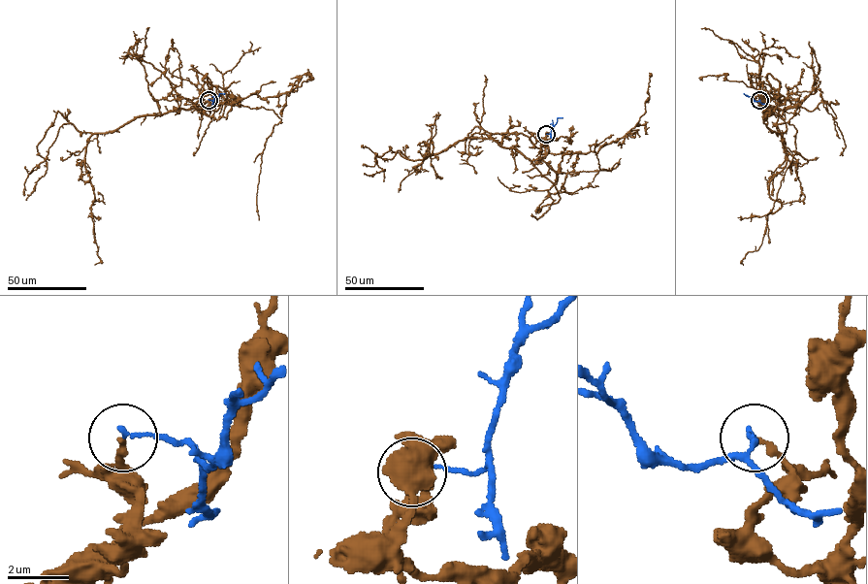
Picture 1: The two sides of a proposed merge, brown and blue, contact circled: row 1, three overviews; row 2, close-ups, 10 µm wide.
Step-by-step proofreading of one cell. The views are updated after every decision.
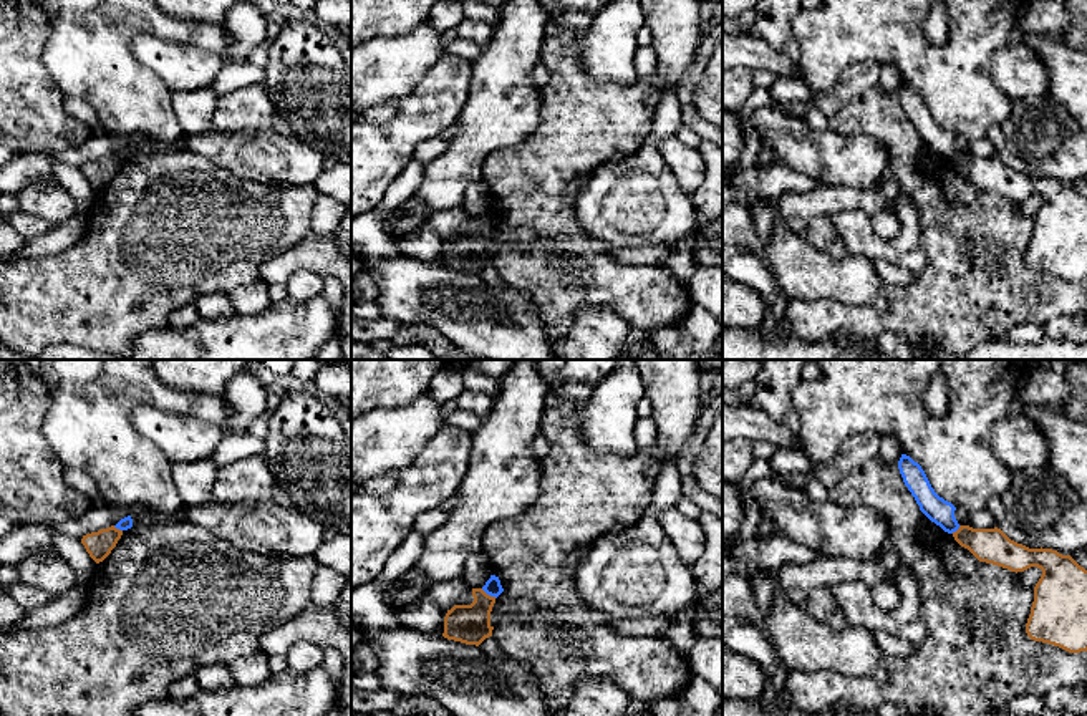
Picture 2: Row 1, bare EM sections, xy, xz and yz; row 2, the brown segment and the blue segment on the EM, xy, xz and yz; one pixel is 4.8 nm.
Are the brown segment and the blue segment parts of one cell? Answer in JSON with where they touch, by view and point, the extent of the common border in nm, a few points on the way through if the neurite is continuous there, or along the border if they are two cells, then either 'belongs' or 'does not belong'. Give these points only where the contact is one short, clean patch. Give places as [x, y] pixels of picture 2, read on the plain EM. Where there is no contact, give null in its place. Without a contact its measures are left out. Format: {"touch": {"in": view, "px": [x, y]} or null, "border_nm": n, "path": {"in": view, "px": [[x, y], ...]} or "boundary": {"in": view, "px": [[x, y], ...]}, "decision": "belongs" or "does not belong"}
{"touch": {"in": "xz", "px": [489, 224]}, "border_nm": 90, "boundary": {"in": "xz", "px": [[481, 217], [496, 226]]}, "decision": "does not belong"}

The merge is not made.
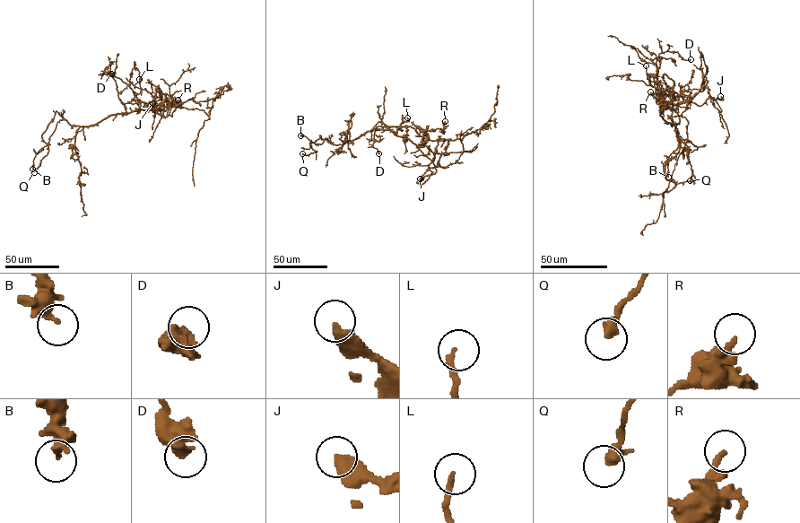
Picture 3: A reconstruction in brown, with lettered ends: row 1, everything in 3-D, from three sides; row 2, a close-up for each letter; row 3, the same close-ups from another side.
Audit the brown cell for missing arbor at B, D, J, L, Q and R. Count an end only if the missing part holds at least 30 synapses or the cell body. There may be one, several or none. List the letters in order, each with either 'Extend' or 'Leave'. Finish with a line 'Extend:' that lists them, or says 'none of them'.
B: Leave
D: Leave
J: Extend
L: Leave
Q: Leave
R: Leave
Extend: J

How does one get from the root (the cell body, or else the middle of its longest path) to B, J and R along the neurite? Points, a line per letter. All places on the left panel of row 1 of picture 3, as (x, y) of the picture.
B: (129, 112), (110, 115), (89, 126), (71, 126), (65, 119), (60, 119), (48, 143), (35, 155), (32, 169)
J: (129, 112), (150, 108), (165, 111), (169, 105), (152, 103)
R: (129, 112), (147, 109), (154, 103), (155, 112), (167, 117), (172, 115), (178, 100)

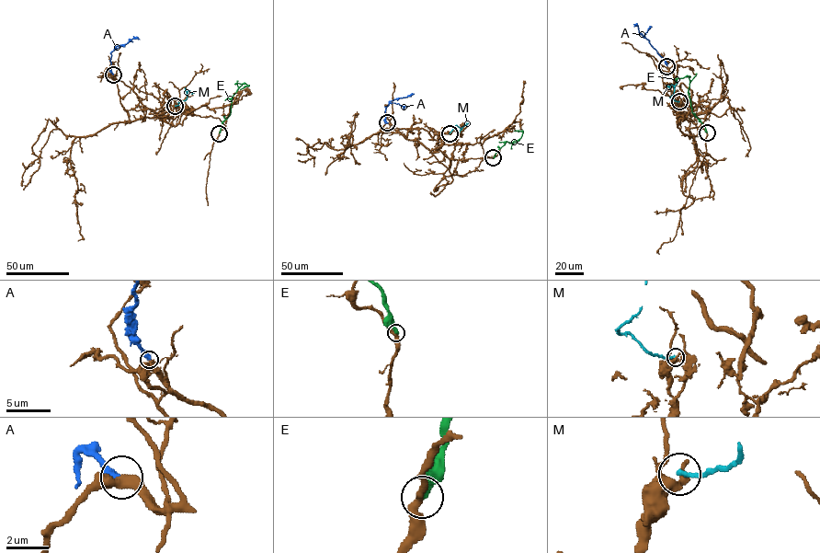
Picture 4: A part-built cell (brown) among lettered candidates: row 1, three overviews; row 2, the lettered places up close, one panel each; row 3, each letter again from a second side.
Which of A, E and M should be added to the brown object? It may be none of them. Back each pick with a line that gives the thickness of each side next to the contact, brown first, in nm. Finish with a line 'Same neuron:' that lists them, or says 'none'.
A: 400/360 nm
Same neuron: A

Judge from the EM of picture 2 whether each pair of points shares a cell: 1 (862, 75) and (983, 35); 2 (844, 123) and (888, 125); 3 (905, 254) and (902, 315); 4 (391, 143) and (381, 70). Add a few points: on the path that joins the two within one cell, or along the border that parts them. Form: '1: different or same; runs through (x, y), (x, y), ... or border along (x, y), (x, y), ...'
1: different; border along (880, 65), (862, 60), (850, 63), (842, 72)
2: same; runs through (855, 123), (877, 123)
3: different; border along (918, 237), (925, 257), (925, 270), (918, 277)
4: different; border along (420, 80), (408, 95), (368, 106)

